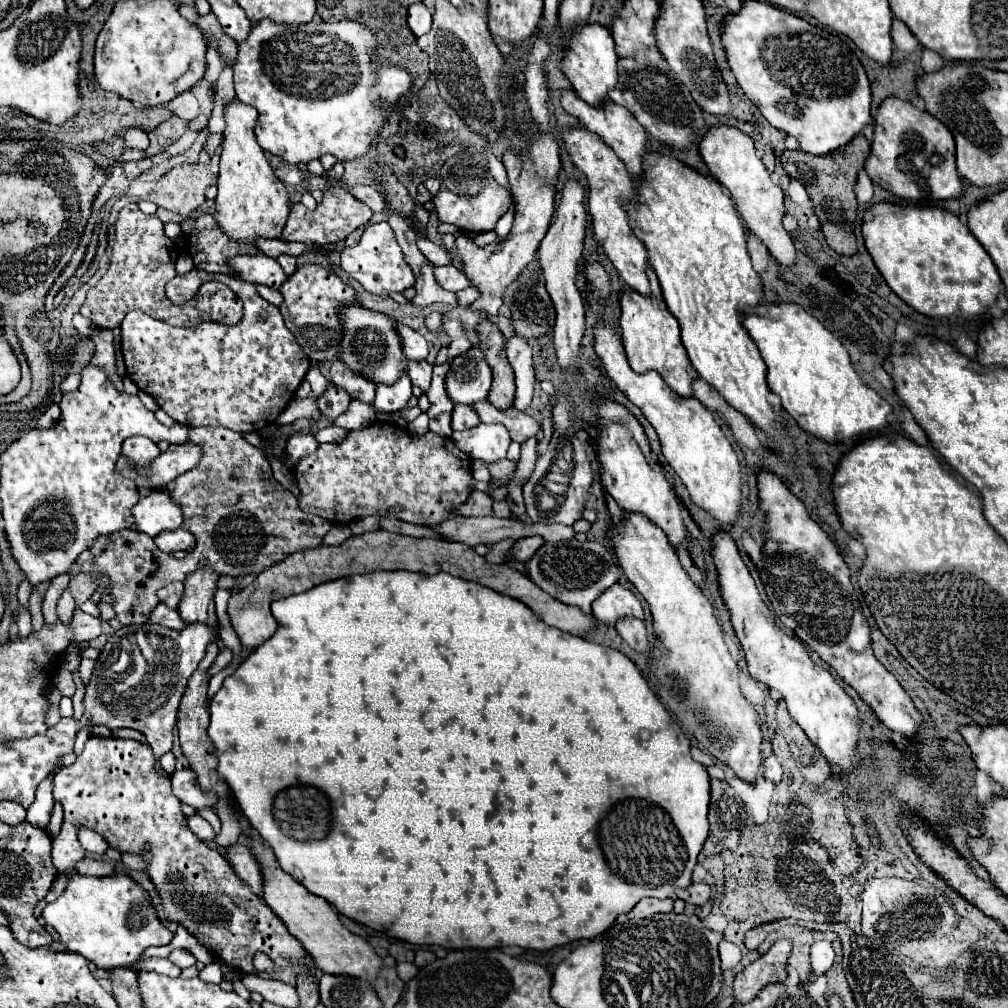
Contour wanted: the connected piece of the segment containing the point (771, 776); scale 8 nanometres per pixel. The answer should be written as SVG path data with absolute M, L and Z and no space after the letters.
M771 755L771 757L767 757L767 759L763 761L763 773L765 773L765 777L767 777L769 781L773 781L773 783L779 783L779 781L781 781L783 767L781 767L781 763L777 761L775 755Z

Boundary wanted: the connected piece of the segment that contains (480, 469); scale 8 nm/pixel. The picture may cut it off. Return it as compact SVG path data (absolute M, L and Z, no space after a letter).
M475 459L472 461L471 473L475 477L475 481L491 481L489 469L487 469L487 465L481 460Z

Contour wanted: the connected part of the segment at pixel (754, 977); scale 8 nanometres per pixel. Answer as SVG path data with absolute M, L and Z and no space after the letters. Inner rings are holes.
M781 939L761 959L741 969L733 983L733 1001L749 1003L763 987L785 981L787 977L785 963L787 963L789 951L791 951L791 943Z

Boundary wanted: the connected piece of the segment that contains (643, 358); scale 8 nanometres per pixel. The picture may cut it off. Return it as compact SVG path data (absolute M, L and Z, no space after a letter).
M649 267L647 271L651 283L651 297L643 299L629 287L623 289L621 295L621 341L625 347L625 355L635 373L657 371L663 381L681 397L693 397L693 377L689 375L689 357L681 343L681 327L675 315L667 309L659 281L655 271Z

